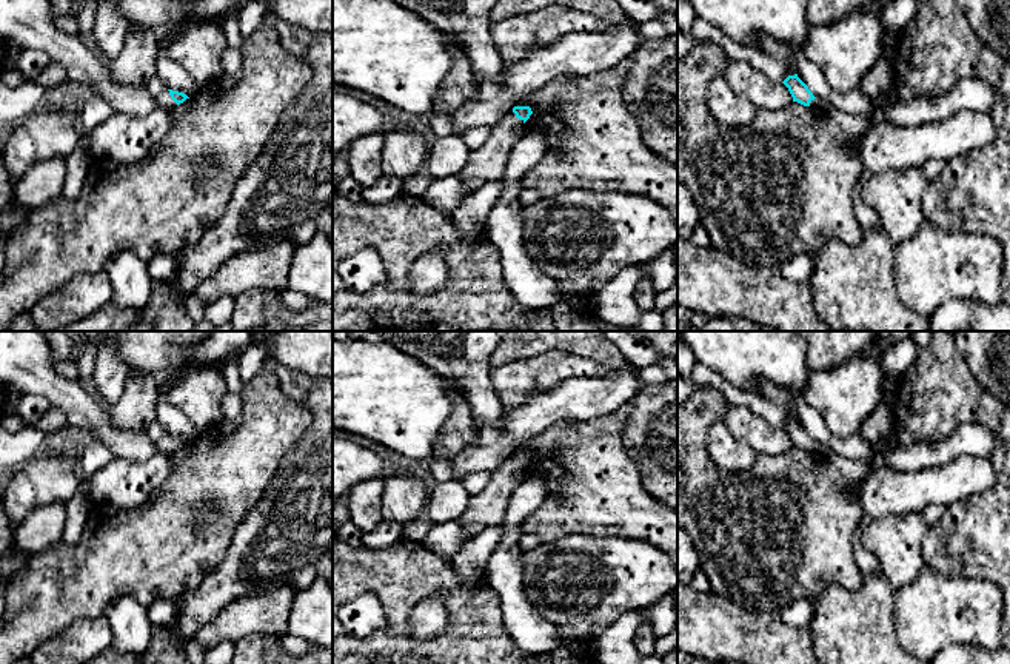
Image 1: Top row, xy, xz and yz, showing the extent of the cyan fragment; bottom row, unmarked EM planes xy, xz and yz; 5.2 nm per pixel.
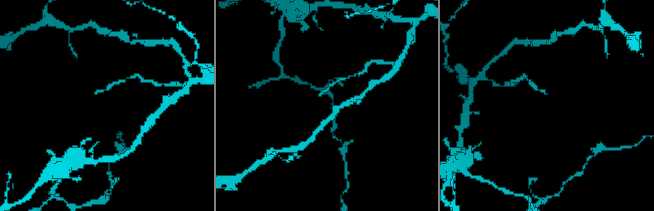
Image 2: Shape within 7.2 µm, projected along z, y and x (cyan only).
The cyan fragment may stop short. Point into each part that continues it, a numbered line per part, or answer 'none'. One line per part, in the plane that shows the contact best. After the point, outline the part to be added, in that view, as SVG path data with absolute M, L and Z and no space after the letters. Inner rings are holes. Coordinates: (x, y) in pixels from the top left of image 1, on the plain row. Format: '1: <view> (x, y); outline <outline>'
1: xz (488, 507); outline M513 454L493 471L488 485L471 496L467 513L460 518L463 533L468 539L483 528L503 522L511 495L519 487L523 465L517 464Z

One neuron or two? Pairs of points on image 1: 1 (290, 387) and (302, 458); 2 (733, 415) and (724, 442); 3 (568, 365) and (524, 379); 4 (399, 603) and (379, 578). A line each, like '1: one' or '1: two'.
1: one
2: two
3: one
4: one

